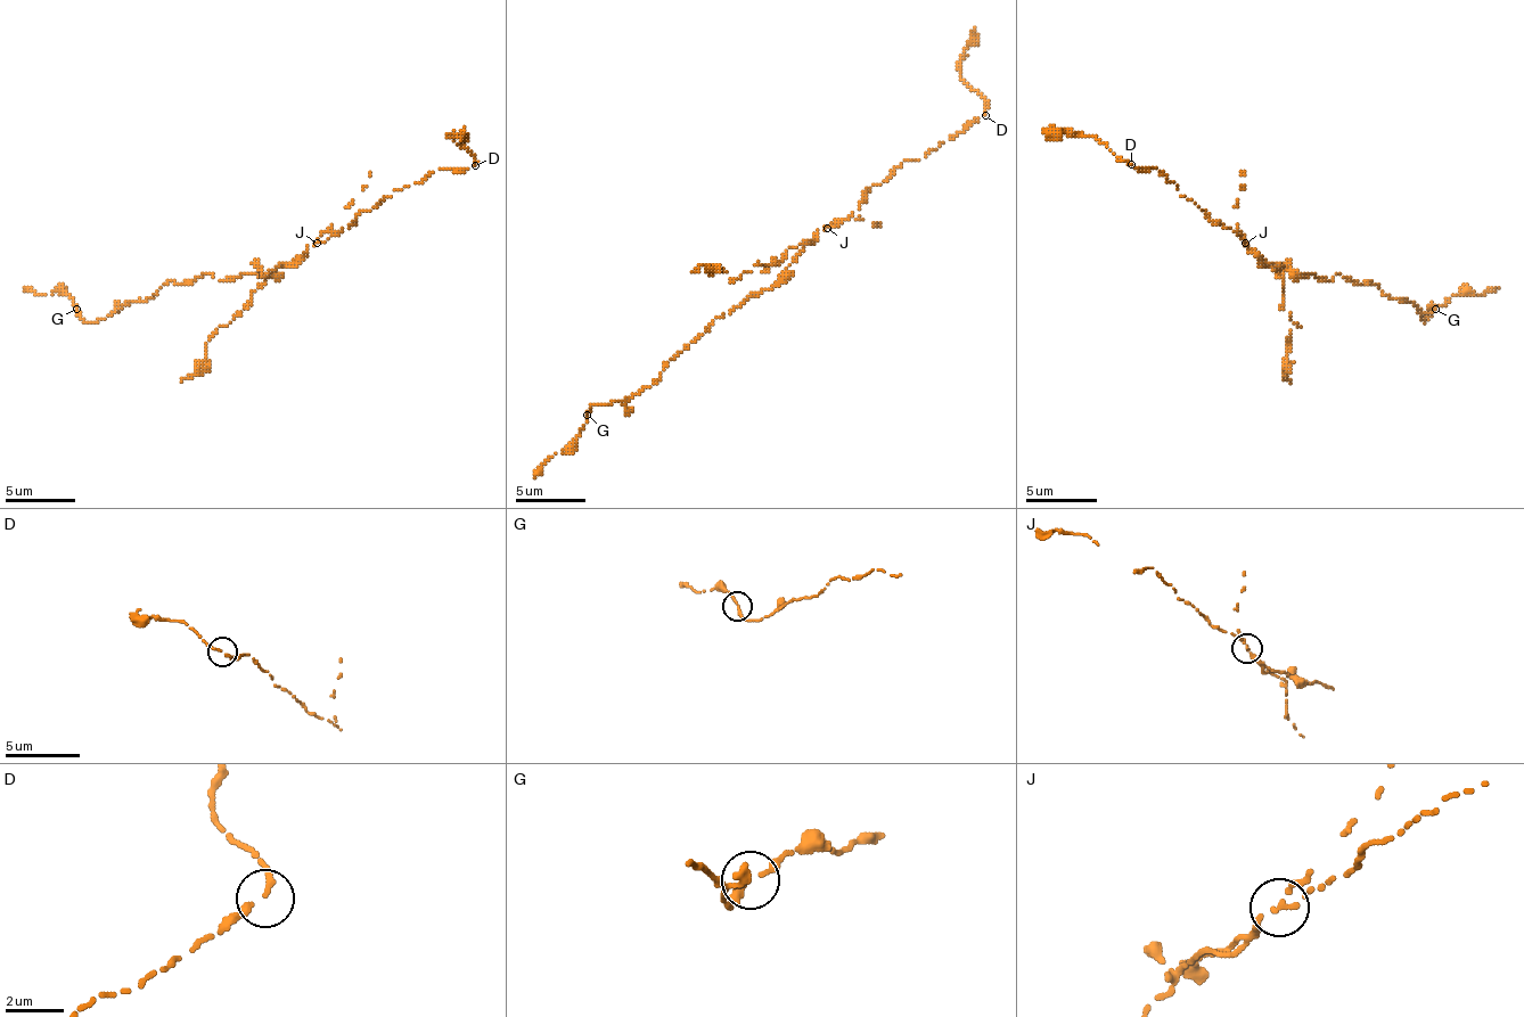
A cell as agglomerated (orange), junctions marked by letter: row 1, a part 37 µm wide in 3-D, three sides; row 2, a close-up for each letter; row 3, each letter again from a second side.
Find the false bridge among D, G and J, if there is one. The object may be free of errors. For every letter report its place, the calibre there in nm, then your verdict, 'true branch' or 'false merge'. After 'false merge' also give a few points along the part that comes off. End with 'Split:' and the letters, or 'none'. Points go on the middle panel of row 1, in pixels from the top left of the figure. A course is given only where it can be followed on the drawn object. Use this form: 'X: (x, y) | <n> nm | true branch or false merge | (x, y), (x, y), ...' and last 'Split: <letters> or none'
D: (985, 115) | 190 nm | true branch
G: (587, 415) | 190 nm | true branch
J: (827, 228) | 190 nm | false merge | (828, 227), (803, 244), (789, 247), (776, 264), (754, 264), (730, 279), (717, 269), (702, 264), (691, 272)
Split: J

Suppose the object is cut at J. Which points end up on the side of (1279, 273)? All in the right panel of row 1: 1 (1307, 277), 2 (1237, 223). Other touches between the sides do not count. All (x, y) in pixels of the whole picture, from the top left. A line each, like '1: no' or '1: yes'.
1: no
2: yes

